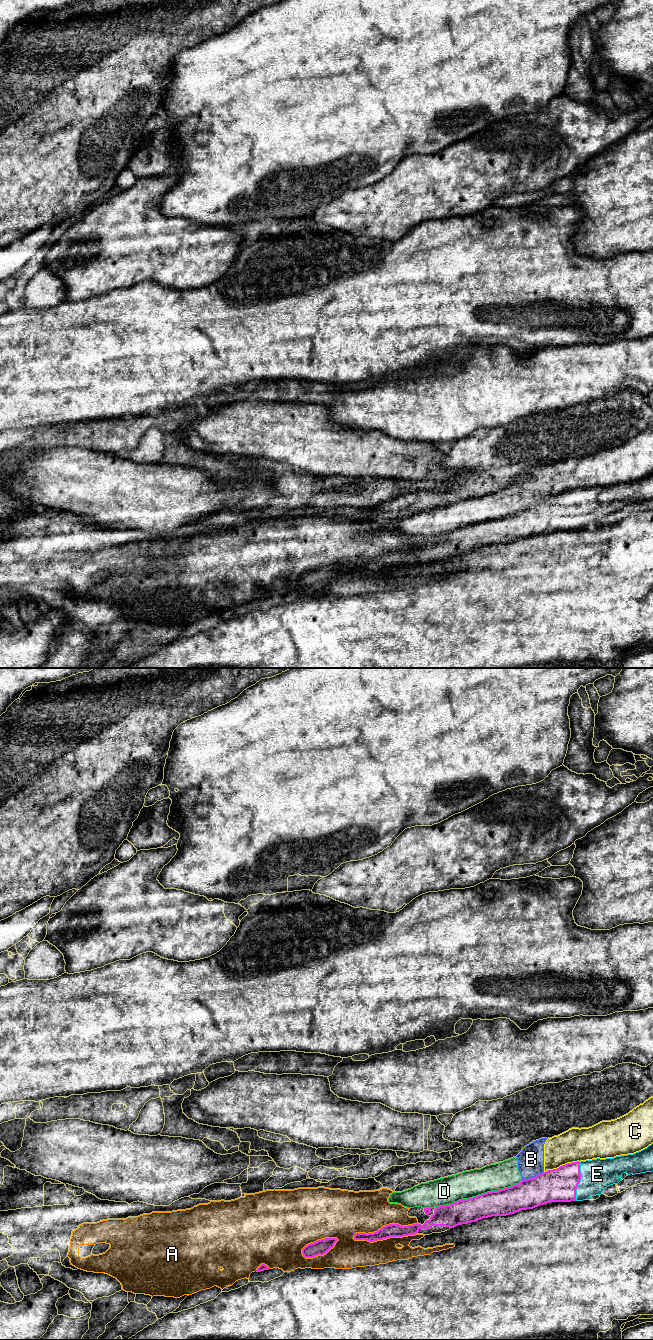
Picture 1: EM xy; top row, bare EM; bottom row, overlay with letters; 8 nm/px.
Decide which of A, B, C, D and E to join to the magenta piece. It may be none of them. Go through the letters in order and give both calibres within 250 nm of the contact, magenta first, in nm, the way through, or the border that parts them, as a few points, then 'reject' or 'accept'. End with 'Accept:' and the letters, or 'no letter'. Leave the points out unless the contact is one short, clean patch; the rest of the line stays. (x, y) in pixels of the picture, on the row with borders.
A: calibres 110 and 340 nm; reject
B: calibres 280 and 200 nm; border xy (543, 1171), (522, 1180); reject
C: calibres 280 and 260 nm; border xy (579, 1161), (565, 1163), (544, 1172); reject
D: calibres 220 and 220 nm; reject
E: calibres 280 and 260 nm; accept
Accept: E

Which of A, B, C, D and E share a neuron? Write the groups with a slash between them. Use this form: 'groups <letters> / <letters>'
groups A / B C D / E

